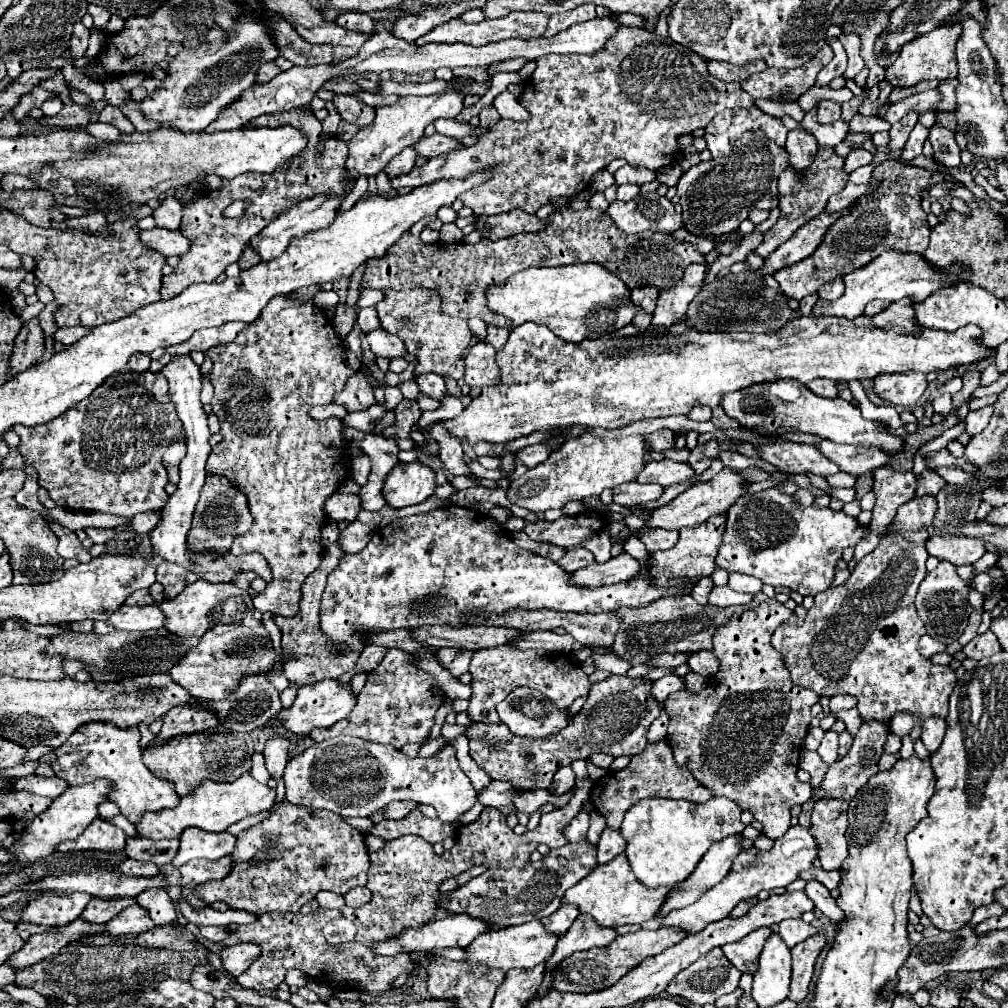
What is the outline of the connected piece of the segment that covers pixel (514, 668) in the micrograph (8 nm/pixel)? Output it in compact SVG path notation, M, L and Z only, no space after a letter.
M508 644L478 650L470 664L470 676L472 676L472 696L466 712L472 722L484 722L484 724L502 724L500 718L496 716L496 704L502 702L518 686L540 690L558 708L568 708L576 698L586 696L592 686L590 678L582 672L582 668L574 666L574 662L564 654L534 652L534 650L520 652L510 648Z

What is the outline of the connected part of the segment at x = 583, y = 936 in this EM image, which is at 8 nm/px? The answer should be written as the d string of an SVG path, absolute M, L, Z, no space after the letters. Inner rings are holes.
M580 914L574 920L574 924L570 926L570 930L558 940L556 954L546 962L544 982L542 982L536 996L544 996L546 990L550 990L552 970L558 966L560 960L564 960L566 956L570 956L576 950L588 950L588 948L594 948L594 946L608 946L616 936L618 934L616 934L614 928L600 928L600 924L596 924L596 920L592 920L592 916Z

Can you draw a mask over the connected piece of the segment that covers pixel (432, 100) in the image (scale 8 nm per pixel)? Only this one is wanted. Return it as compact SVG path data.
M452 80L454 88L444 92L436 92L430 96L402 96L392 106L376 108L376 118L370 126L358 130L358 134L348 142L348 160L346 160L346 178L358 180L360 176L376 176L388 160L400 154L404 148L412 146L416 140L422 138L424 128L438 120L438 118L456 118L464 108L464 92L460 90L462 84Z

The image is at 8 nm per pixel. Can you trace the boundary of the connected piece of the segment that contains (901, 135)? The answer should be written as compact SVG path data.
M918 112L910 114L910 118L904 116L900 122L896 122L896 124L890 128L890 138L892 138L892 142L890 142L888 148L890 148L892 152L904 148L904 144L906 144L906 140L908 140L908 136L910 136L910 132L912 132L912 128L914 128L916 122L918 122Z

